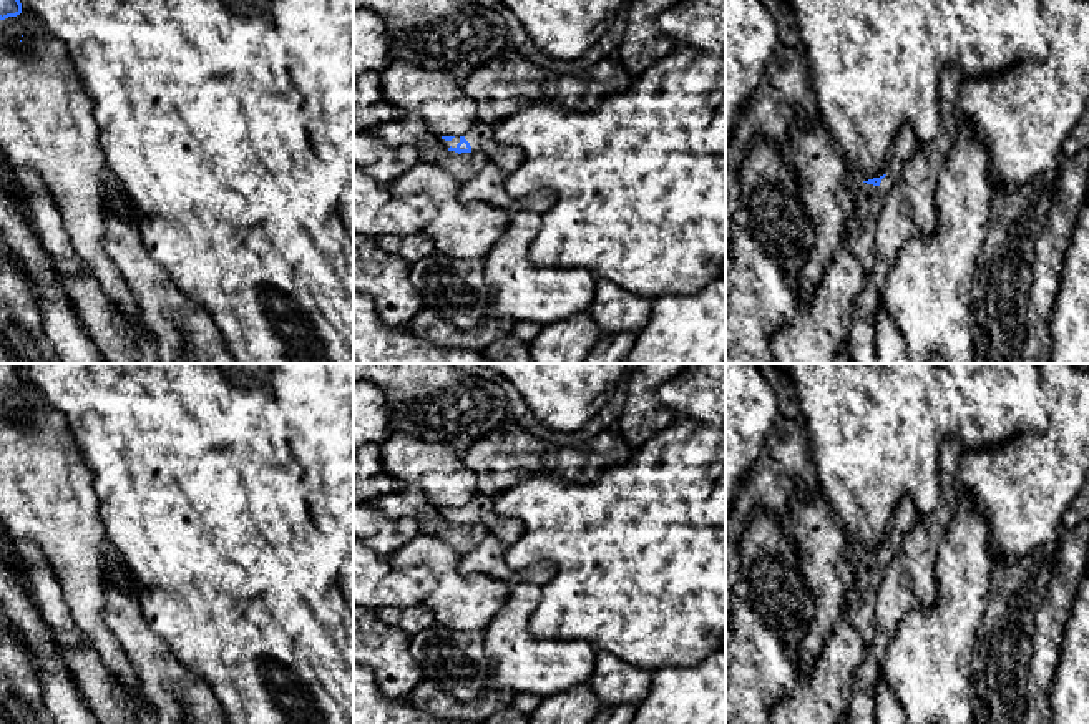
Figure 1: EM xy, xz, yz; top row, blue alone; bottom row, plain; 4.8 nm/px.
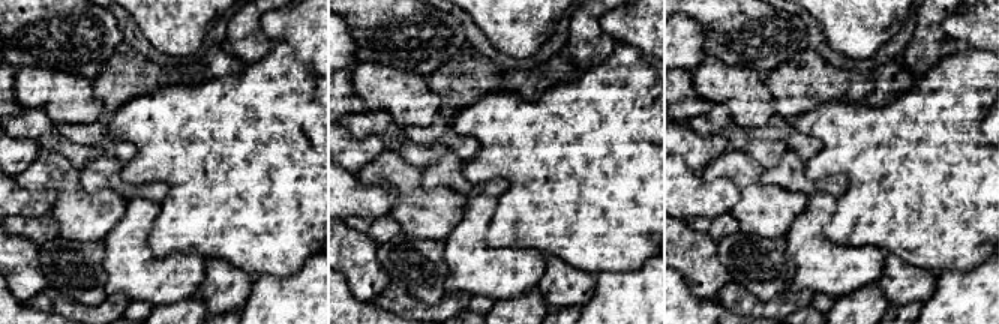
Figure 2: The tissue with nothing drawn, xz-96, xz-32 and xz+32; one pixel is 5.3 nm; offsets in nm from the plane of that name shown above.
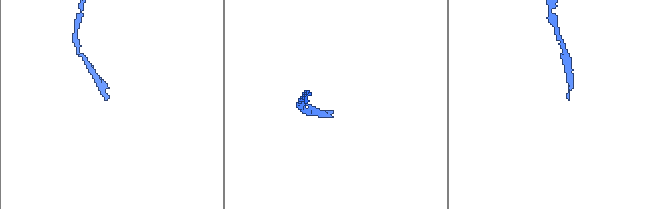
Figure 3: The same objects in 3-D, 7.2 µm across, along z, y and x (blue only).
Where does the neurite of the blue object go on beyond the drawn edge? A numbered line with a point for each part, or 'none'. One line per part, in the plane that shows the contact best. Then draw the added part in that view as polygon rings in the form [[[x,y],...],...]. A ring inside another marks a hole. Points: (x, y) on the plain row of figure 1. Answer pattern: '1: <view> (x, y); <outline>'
1: yz (869, 572); [[[903,497],[888,526],[890,540],[886,548],[878,558],[860,553],[857,560],[855,591],[847,601],[847,614],[863,638],[867,649],[873,649],[878,644],[875,636],[875,604],[881,580],[891,556],[901,551],[903,540],[913,528],[916,516],[918,510],[911,497]]]

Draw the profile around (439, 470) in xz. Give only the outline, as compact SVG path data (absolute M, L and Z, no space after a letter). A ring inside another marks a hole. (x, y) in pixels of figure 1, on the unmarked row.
M392 433L380 448L385 473L402 488L420 488L438 510L463 508L478 493L475 472L453 447Z

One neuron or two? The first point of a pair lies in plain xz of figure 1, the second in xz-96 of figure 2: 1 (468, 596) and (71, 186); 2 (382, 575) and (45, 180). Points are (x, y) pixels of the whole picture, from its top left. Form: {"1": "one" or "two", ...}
{"1": "one", "2": "two"}

